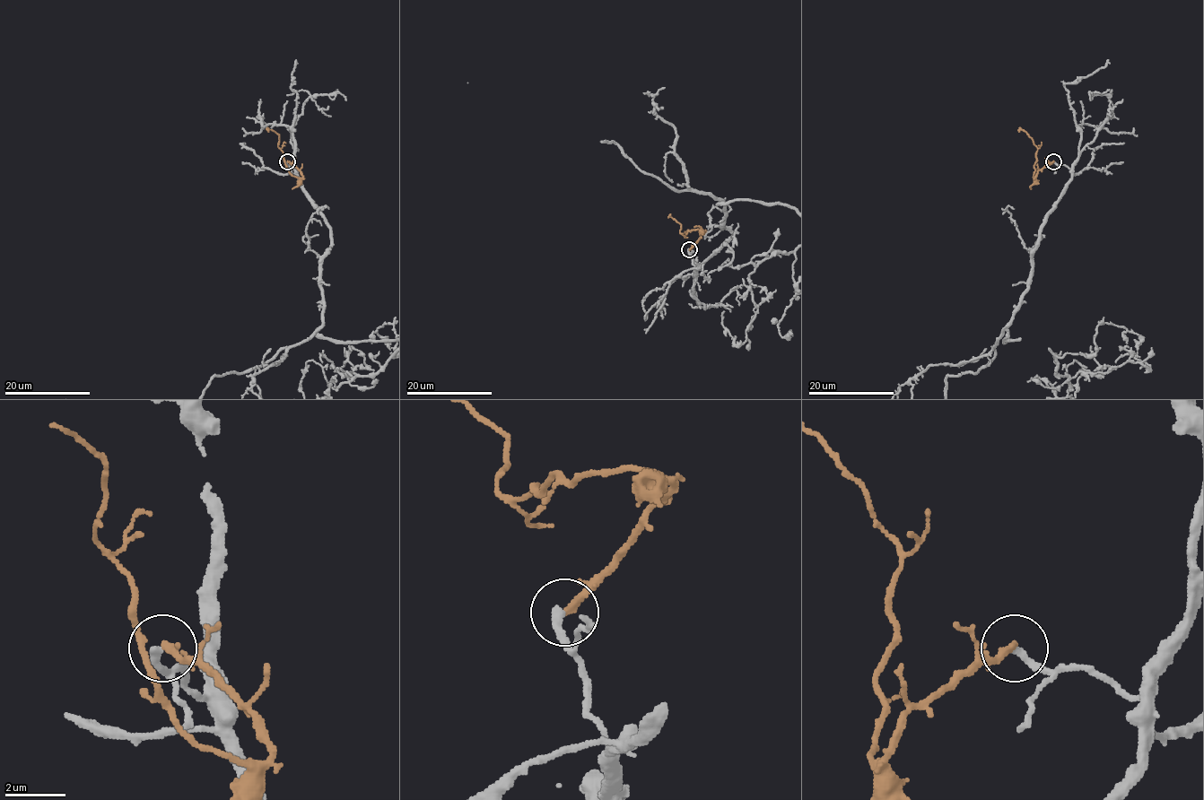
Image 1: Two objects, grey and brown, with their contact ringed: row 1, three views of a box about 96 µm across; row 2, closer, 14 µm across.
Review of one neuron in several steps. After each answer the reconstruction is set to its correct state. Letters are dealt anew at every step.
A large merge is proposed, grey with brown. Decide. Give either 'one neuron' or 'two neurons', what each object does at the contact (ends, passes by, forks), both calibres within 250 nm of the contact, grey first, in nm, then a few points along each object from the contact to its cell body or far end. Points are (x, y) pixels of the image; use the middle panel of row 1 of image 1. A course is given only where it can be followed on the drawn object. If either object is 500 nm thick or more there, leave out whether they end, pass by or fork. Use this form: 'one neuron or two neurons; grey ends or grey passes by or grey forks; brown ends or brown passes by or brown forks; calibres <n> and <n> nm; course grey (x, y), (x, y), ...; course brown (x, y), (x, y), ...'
two neurons; grey ends; brown ends; calibres 300 and 240 nm; course brown (689, 249), (702, 230), (681, 233), (680, 224), (671, 215)

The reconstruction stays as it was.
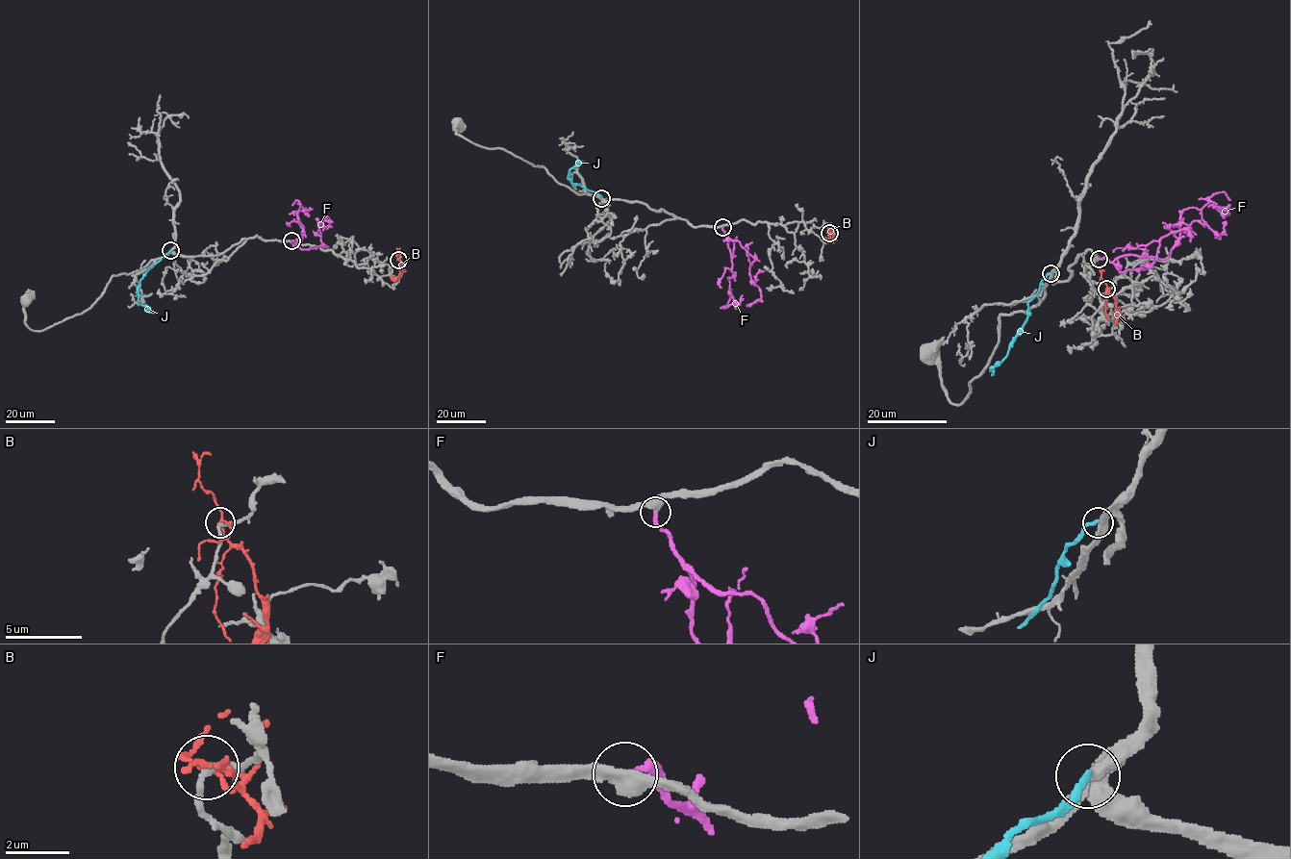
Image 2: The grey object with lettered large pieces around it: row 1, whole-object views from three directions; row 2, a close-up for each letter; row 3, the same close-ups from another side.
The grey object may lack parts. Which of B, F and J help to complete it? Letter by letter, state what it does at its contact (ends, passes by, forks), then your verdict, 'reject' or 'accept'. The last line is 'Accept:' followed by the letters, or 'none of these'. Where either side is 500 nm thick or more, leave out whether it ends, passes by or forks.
B: it passes by | reject
F: it ends | accept
J: it ends | reject
Accept: F

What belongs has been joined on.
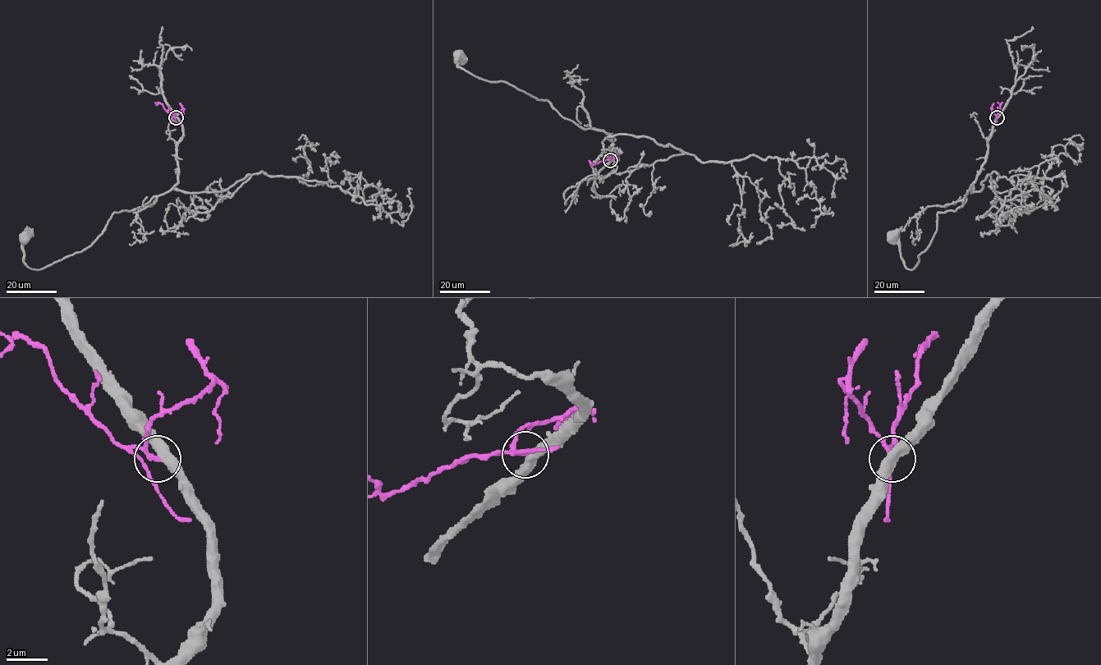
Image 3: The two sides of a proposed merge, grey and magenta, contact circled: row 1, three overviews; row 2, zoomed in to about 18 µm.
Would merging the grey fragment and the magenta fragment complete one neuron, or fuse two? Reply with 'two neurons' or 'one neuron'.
one neuron

